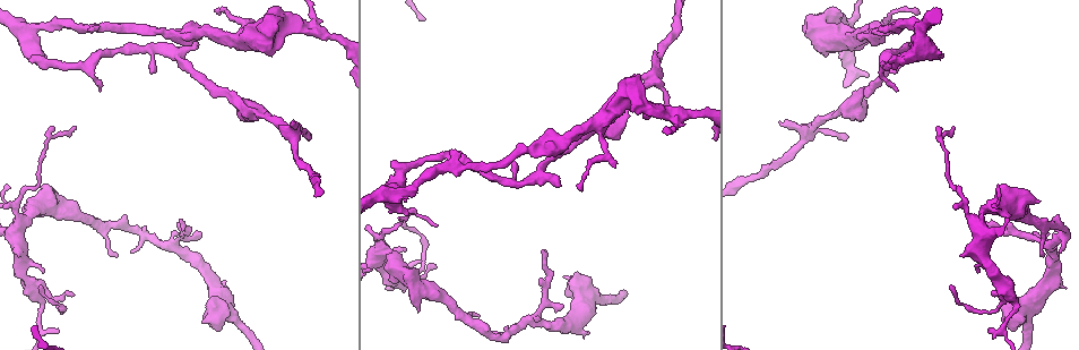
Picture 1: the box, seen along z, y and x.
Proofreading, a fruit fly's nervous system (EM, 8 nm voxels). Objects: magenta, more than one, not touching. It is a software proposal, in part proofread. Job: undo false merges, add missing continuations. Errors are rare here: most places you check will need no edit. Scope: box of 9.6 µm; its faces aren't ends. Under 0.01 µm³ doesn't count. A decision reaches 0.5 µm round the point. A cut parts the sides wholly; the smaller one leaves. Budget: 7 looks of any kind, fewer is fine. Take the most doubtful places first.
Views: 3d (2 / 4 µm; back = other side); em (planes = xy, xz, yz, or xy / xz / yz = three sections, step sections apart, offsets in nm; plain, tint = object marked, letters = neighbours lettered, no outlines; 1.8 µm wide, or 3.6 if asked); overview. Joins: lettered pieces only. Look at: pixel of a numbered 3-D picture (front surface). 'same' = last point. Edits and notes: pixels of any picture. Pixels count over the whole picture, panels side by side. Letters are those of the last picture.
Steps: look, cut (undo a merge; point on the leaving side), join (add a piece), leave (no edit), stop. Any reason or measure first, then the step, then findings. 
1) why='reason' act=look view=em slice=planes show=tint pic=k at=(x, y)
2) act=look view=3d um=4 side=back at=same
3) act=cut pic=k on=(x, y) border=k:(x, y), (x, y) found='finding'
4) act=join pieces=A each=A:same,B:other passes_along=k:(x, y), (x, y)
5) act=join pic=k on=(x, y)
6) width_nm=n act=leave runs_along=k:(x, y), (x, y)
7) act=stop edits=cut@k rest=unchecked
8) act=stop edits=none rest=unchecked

why='four-way junction' act=look view=em slice=planes show=letters pic=1 at=(385, 254)

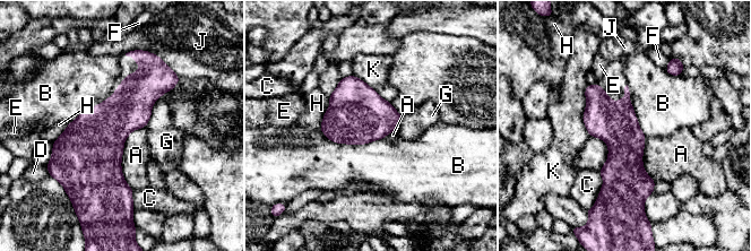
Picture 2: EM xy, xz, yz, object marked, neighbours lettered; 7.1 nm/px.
width_nm=300 act=leave each=A:other,B:other,C:other,D:other,E:other,F:other,G:other,H:other,J:other,K:other runs_along=2:(590, 87), (619, 130), (619, 195) found='one neuron here'

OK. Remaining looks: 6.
why='branch point' act=look view=em slice=planes show=letters pic=1 at=(650, 80)

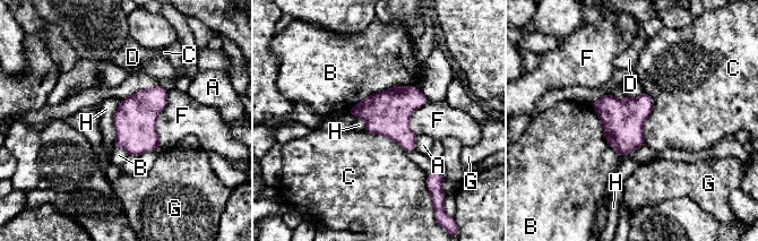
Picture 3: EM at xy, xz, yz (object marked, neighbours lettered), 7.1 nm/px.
width_nm=300 act=leave each=A:other,B:other,C:other,D:other,F:other,G:other,H:other border=3:(644, 92), (653, 100), (644, 143) found='continuous, no second neuron'

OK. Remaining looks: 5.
why='a fork' act=look view=em um=3.6 slice=planes show=plain pic=1 at=(274, 21)

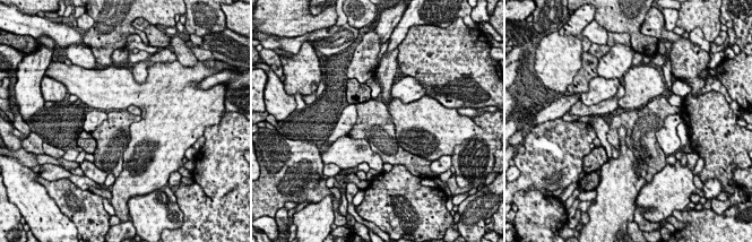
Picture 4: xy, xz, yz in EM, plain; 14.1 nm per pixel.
act=look view=em um=3.6 slice=planes show=tint at=same

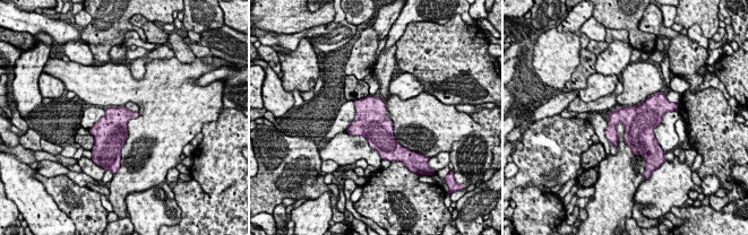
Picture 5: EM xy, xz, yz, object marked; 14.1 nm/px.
act=look view=em um=3.6 slice=planes show=letters at=same

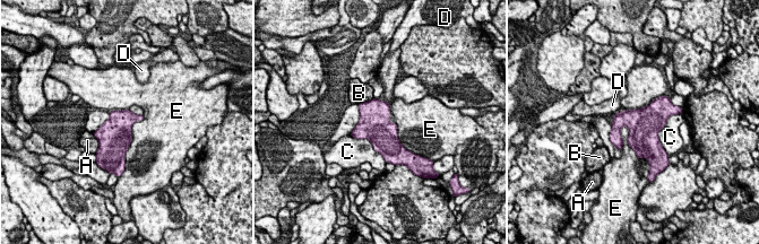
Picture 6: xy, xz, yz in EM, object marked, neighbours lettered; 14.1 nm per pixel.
width_nm=380 act=leave each=A:other,B:other,C:other,D:other,E:other border=6:(623, 124), (628, 145), (646, 158) found='all the same neuron'

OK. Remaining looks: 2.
act=stop edits=none rest=unchecked

